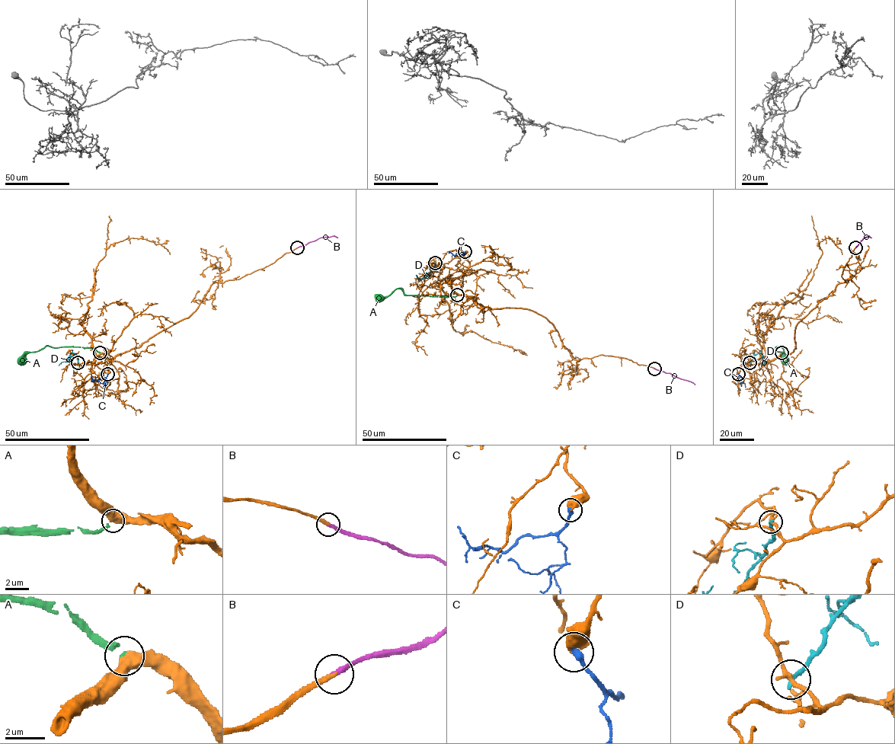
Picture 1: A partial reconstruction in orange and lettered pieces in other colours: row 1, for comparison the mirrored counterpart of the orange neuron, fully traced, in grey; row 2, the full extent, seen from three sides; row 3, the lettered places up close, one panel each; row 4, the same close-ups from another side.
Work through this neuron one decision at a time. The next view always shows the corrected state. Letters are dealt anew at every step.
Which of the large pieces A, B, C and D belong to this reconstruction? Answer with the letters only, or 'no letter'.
A, B, C

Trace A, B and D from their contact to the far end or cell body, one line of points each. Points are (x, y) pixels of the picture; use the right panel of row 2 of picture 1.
A: (781, 352), (783, 346), (778, 346), (775, 349), (784, 352), (784, 364)
B: (855, 247), (864, 237), (871, 237)
D: (749, 362), (757, 353), (761, 352), (766, 362), (762, 365)

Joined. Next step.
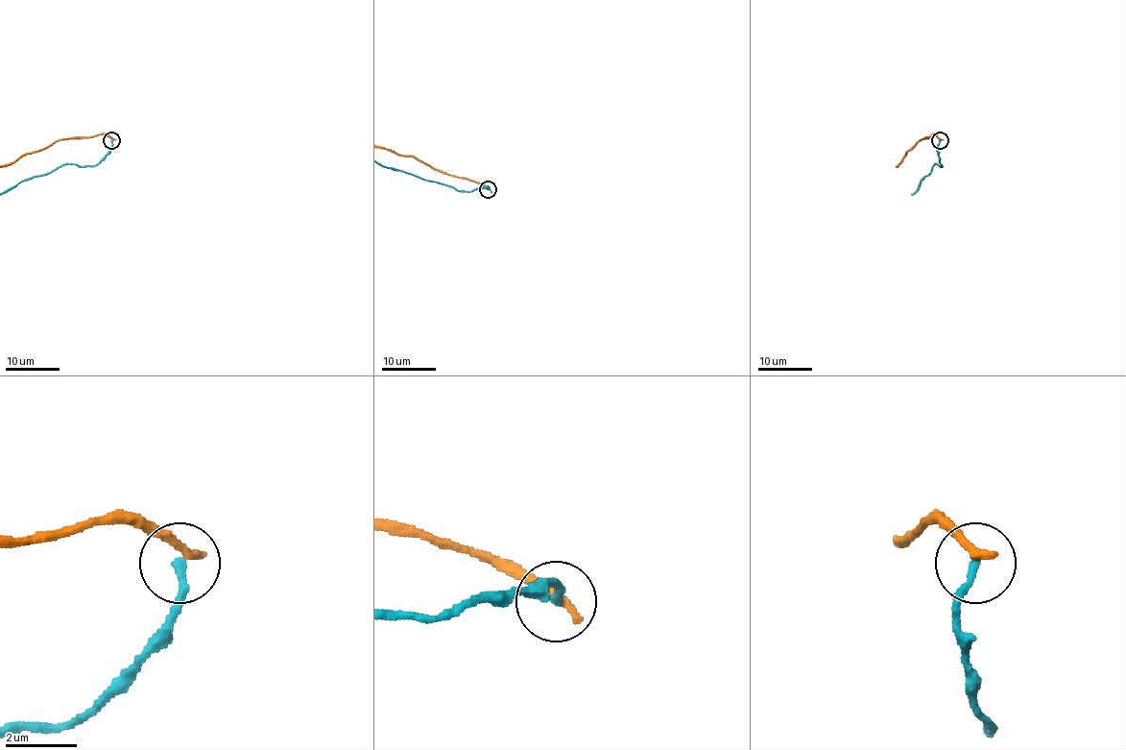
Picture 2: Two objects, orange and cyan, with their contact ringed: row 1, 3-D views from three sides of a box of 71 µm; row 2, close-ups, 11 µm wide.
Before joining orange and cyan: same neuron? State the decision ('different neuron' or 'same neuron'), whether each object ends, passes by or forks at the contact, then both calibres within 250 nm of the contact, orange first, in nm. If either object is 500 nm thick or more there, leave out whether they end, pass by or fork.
different neuron | orange ends | cyan ends | 280/240 nm

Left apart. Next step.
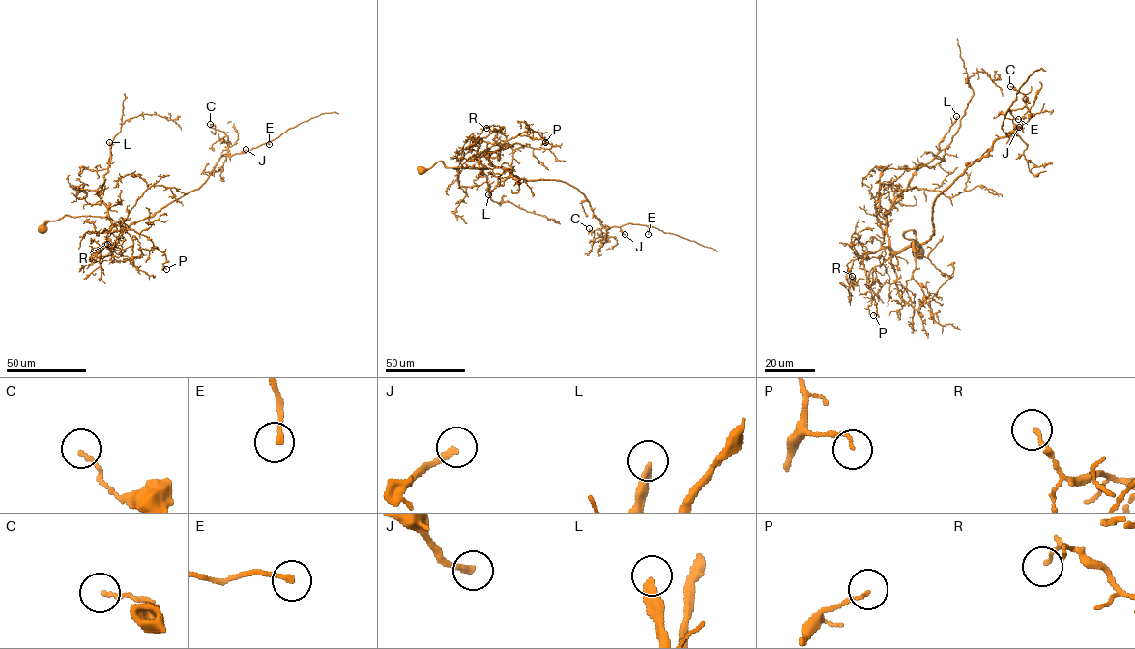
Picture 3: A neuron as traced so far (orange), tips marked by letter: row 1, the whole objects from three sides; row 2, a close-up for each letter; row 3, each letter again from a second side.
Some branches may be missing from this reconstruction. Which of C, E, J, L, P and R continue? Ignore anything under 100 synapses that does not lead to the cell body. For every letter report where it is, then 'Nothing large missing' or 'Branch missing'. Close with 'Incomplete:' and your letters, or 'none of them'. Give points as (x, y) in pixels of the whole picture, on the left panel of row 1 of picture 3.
C: Place: (210, 124). Nothing large missing
E: Place: (269, 144). Nothing large missing
J: Place: (246, 149). Nothing large missing
L: Place: (109, 142). Branch missing
P: Place: (166, 269). Nothing large missing
R: Place: (107, 244). Nothing large missing
Incomplete: L

